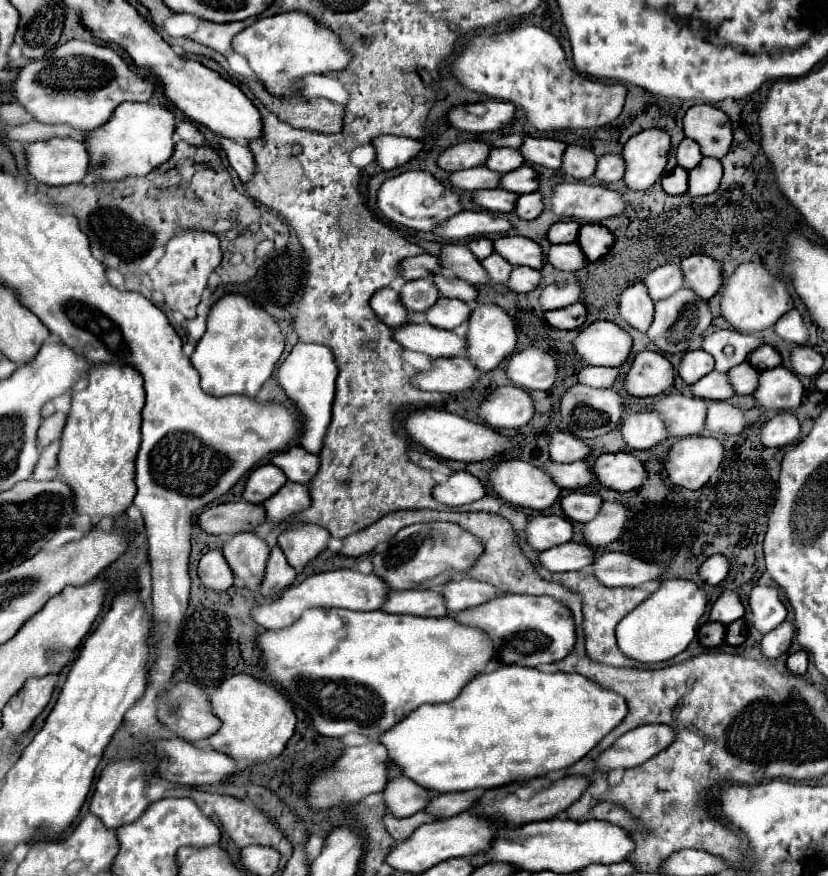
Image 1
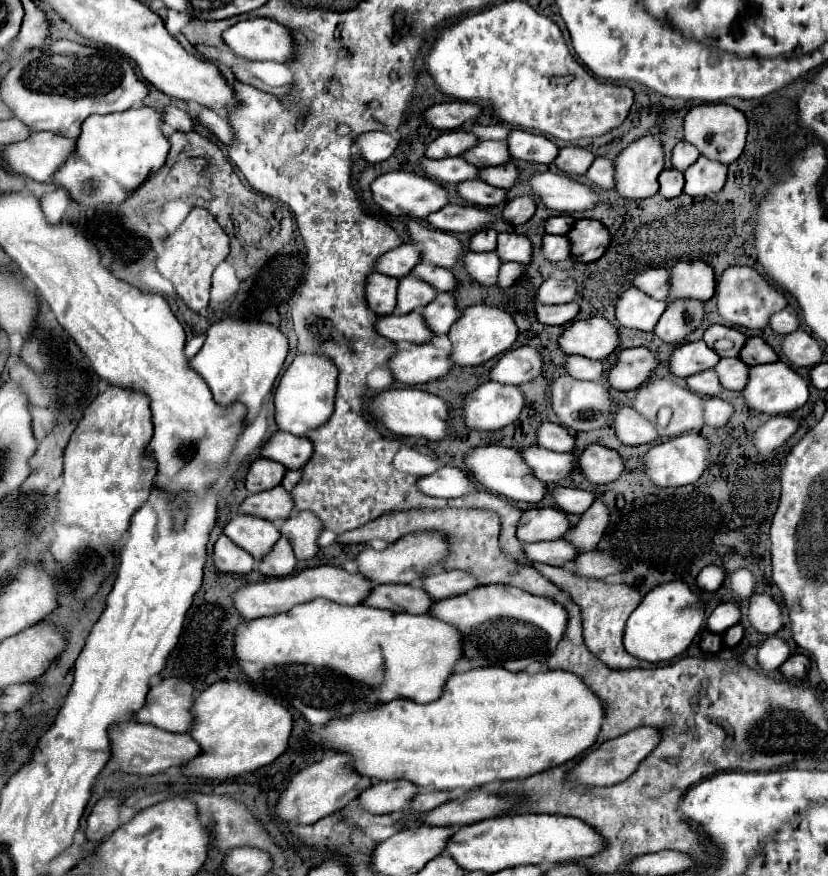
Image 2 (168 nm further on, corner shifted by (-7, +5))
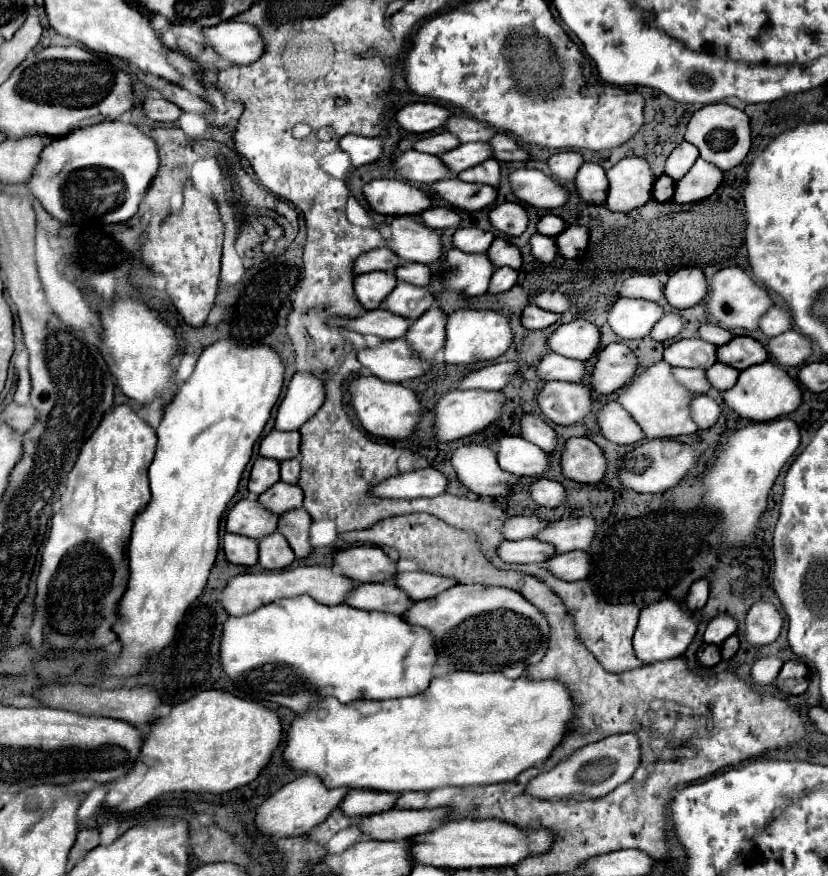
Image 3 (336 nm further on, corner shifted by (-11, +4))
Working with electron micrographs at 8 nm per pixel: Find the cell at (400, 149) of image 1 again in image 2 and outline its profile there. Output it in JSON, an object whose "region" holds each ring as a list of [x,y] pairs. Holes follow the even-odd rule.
{"region":[[[370,131],[356,137],[356,145],[360,145],[362,157],[368,163],[380,163],[392,157],[394,149],[398,147],[398,139],[394,139],[390,133],[384,131]]]}

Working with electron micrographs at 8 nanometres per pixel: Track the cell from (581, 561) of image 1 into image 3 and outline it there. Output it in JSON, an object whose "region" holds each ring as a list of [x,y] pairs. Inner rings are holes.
{"region":[[[524,538],[524,540],[502,540],[502,544],[496,548],[496,554],[500,560],[508,564],[542,564],[548,560],[552,548],[548,548],[544,542],[536,538]]]}

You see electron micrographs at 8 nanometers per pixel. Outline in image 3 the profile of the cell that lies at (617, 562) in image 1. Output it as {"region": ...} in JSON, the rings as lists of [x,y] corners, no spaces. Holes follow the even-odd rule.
{"region":[[[582,550],[574,552],[564,552],[564,554],[554,554],[544,562],[544,568],[566,582],[576,582],[584,580],[588,576],[588,556]]]}

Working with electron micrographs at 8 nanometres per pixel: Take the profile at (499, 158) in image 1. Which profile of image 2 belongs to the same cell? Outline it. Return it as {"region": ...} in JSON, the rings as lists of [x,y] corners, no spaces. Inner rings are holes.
{"region":[[[480,141],[472,151],[462,155],[470,163],[476,163],[478,167],[494,167],[504,165],[510,161],[510,151],[506,141]]]}

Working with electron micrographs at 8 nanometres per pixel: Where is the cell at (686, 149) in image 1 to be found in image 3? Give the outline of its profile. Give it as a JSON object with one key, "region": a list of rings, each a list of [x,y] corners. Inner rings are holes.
{"region":[[[680,142],[666,160],[666,174],[672,180],[680,180],[698,160],[698,150],[690,142]]]}

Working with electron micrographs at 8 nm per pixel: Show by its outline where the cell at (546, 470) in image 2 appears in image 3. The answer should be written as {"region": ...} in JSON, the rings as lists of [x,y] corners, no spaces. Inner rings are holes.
{"region":[[[502,436],[492,444],[502,470],[516,476],[540,478],[548,468],[548,454],[520,436]]]}

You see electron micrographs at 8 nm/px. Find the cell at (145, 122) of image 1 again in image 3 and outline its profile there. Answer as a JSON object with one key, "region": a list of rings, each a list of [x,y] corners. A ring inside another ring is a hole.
{"region":[[[106,120],[54,138],[40,152],[40,160],[24,186],[60,222],[74,224],[76,218],[100,218],[108,224],[126,222],[136,214],[158,170],[158,162],[158,150],[150,136],[134,124]]]}

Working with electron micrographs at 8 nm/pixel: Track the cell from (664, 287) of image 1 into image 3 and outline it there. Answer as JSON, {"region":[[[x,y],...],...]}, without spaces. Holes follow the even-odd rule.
{"region":[[[634,274],[622,282],[620,290],[624,298],[642,298],[652,302],[658,302],[662,298],[662,284],[652,274]]]}

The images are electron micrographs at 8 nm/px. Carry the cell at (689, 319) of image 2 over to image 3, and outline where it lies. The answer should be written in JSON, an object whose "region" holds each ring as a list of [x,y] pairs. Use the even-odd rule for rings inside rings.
{"region":[[[664,314],[664,316],[654,324],[654,328],[652,328],[652,332],[650,332],[650,338],[656,340],[656,342],[674,340],[674,338],[680,334],[682,326],[684,326],[682,316],[678,316],[678,314]]]}

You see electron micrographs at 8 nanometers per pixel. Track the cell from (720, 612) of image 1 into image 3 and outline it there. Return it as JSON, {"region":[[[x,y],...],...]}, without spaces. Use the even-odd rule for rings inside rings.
{"region":[[[720,614],[714,620],[710,620],[706,632],[704,632],[704,642],[706,644],[716,644],[722,646],[722,642],[736,632],[736,620],[728,614]]]}

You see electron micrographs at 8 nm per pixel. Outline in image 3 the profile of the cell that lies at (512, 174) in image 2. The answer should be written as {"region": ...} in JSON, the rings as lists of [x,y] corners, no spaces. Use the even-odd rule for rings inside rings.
{"region":[[[488,158],[482,164],[460,172],[458,178],[464,180],[464,182],[480,182],[480,184],[488,184],[488,186],[498,186],[500,184],[500,166],[498,166],[498,160]]]}

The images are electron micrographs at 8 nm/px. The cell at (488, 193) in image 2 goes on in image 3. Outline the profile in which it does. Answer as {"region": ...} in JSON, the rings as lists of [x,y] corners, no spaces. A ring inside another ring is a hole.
{"region":[[[444,178],[432,184],[432,190],[458,210],[476,212],[496,200],[496,188],[486,184],[468,184],[460,178]]]}

